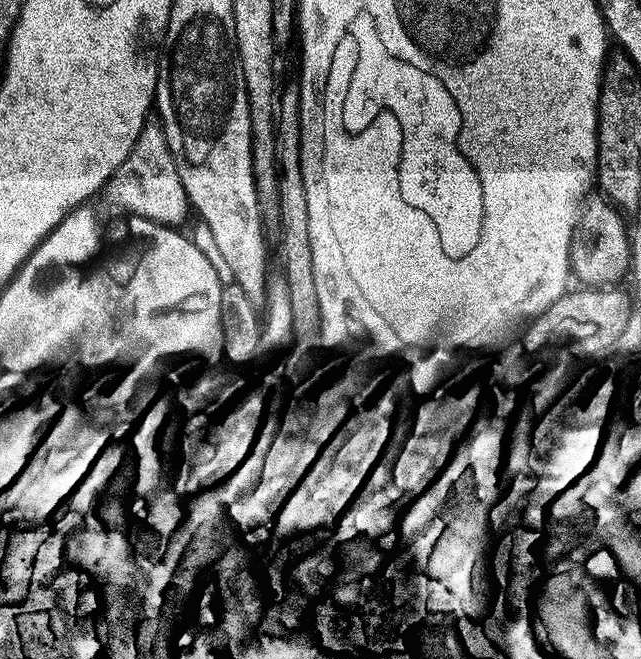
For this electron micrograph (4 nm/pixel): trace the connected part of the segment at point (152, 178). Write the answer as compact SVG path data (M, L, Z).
M149 122L145 124L142 134L132 151L132 157L126 161L115 176L108 181L106 185L106 197L117 208L117 213L142 216L147 220L152 220L156 224L167 224L169 226L180 226L180 223L190 216L190 205L188 203L188 194L182 184L180 177L180 165L175 156L173 156L168 139L164 133L163 127L159 123Z

